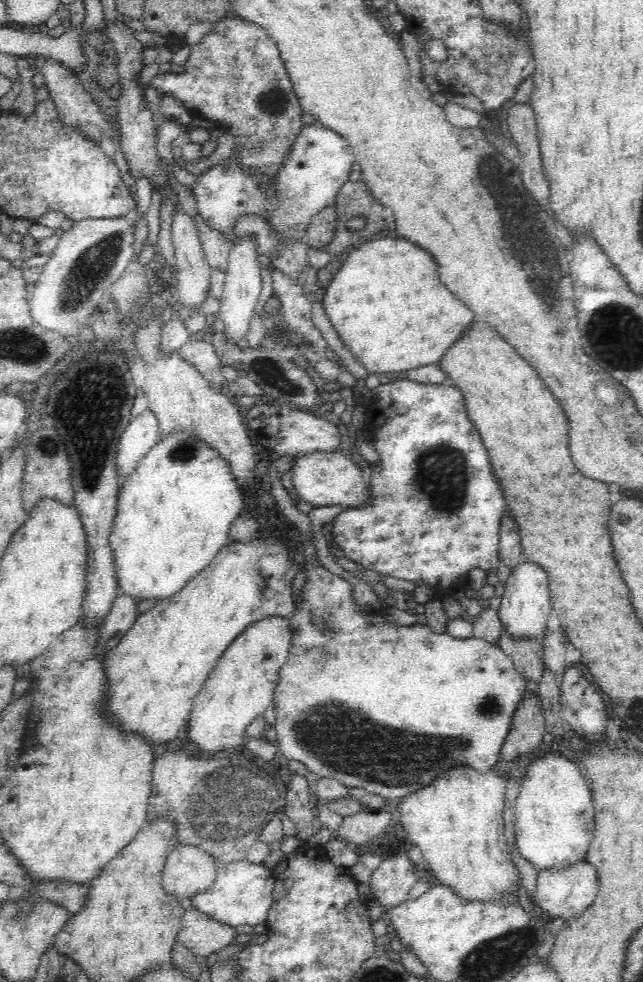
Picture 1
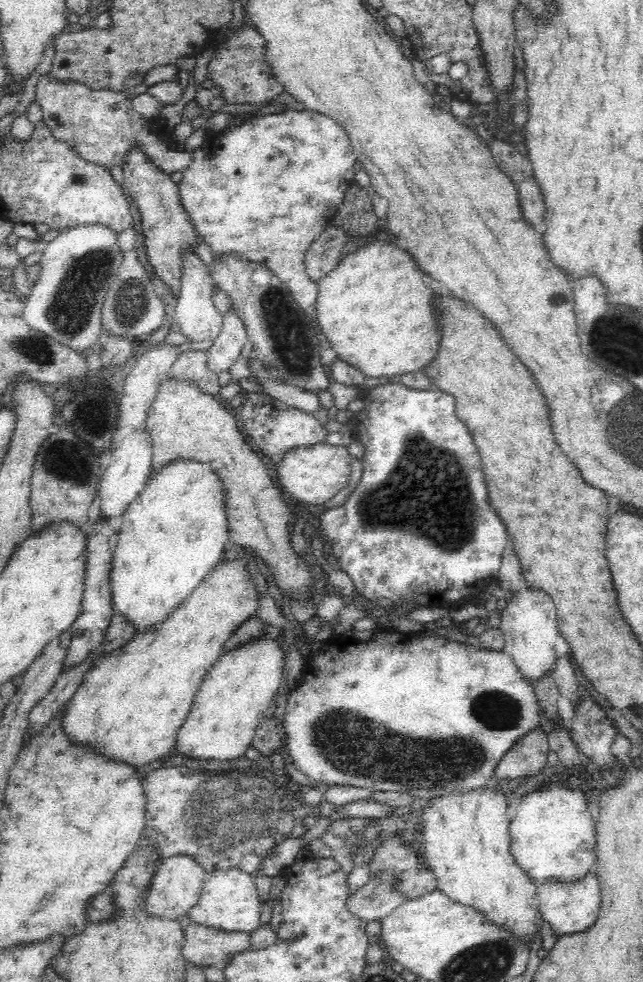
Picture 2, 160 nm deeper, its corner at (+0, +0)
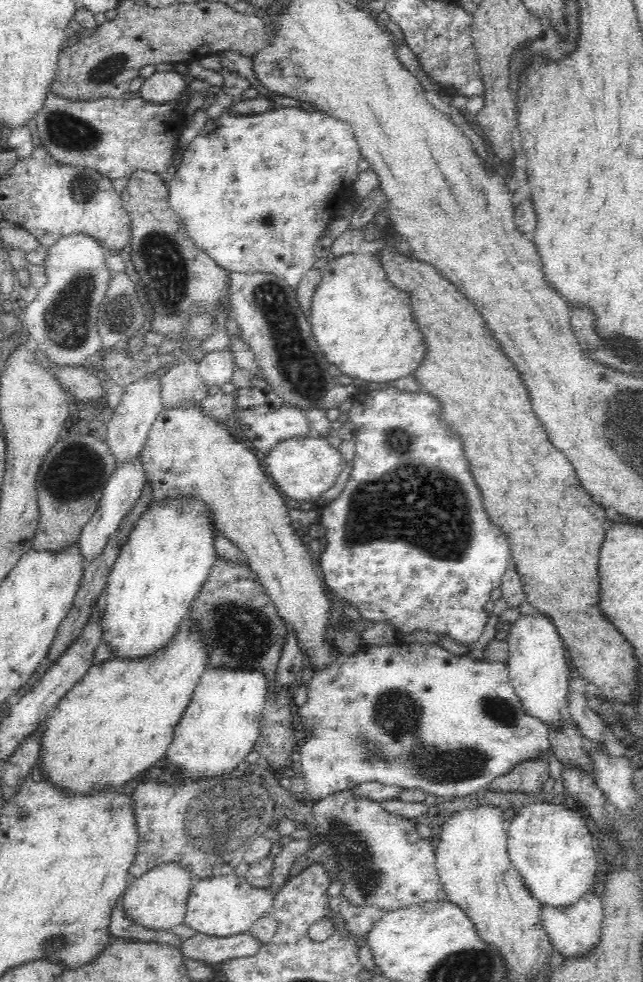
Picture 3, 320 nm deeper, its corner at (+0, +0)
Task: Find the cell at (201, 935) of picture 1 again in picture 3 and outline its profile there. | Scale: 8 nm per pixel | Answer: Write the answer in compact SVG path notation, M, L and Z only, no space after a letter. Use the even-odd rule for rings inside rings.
M197 933L183 941L181 952L184 958L213 966L228 959L250 958L261 946L249 933L227 937Z

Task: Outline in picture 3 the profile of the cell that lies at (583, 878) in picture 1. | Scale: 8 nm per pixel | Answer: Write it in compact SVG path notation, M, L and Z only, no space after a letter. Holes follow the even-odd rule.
M590 889L565 908L541 904L540 921L555 951L564 957L584 956L594 948L602 934L603 911L602 900Z

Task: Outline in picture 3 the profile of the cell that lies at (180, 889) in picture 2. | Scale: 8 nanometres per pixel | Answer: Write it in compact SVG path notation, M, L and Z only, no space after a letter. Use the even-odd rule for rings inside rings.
M176 862L160 863L138 877L122 894L122 907L127 916L151 930L170 931L184 924L188 896L195 881L189 869Z

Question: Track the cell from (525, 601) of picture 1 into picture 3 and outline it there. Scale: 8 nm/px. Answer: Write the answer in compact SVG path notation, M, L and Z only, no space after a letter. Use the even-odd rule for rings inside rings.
M544 613L520 615L516 622L502 627L508 645L507 665L514 692L522 699L526 713L540 718L547 725L561 725L567 715L567 682L570 672L564 658L563 641L553 620Z

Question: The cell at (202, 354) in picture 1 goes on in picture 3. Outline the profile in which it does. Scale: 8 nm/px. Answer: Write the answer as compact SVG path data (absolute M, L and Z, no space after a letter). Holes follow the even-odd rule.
M183 358L161 376L162 406L198 404L208 394L209 386L198 372L198 359Z

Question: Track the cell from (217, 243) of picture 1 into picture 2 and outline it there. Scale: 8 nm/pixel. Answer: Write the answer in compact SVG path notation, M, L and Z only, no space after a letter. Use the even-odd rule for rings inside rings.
M216 253L210 266L215 284L244 319L247 340L252 343L256 358L274 367L288 385L298 385L316 394L326 390L330 375L321 363L319 342L313 335L310 319L282 281L268 267L236 253Z

